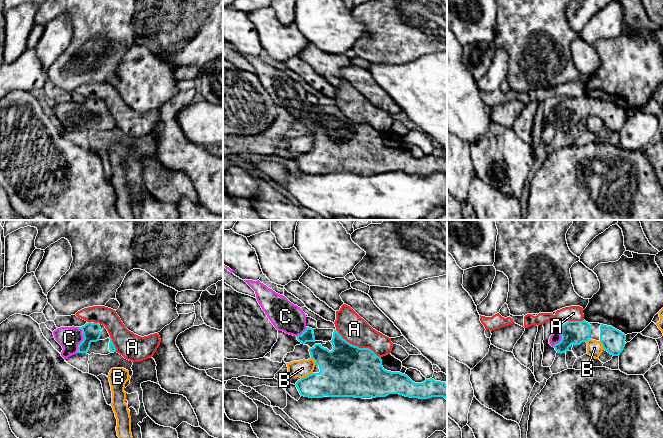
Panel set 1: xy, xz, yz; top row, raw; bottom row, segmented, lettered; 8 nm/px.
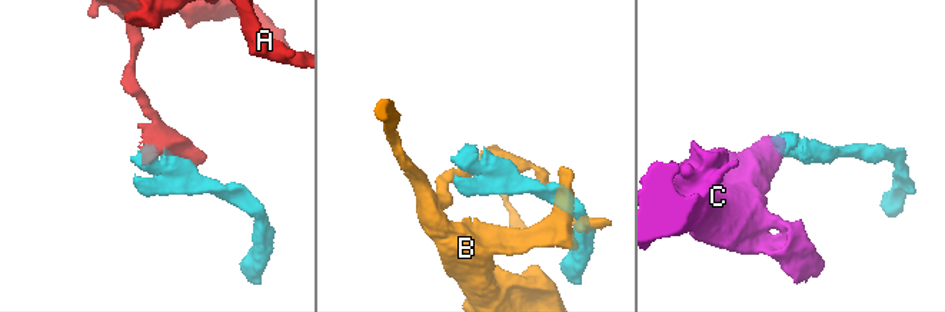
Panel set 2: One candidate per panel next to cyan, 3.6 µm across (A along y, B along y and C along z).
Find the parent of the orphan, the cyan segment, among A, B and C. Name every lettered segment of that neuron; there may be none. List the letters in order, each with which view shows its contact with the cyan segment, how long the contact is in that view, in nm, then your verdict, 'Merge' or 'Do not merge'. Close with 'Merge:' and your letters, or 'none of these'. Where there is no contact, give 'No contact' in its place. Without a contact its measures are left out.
A: Touches cyan in xz. Shared border 420 nm. Do not merge
B: Touches cyan in xz. Shared border 110 nm. Do not merge
C: Touches cyan in xy. Shared border 200 nm. Merge
Merge: C

